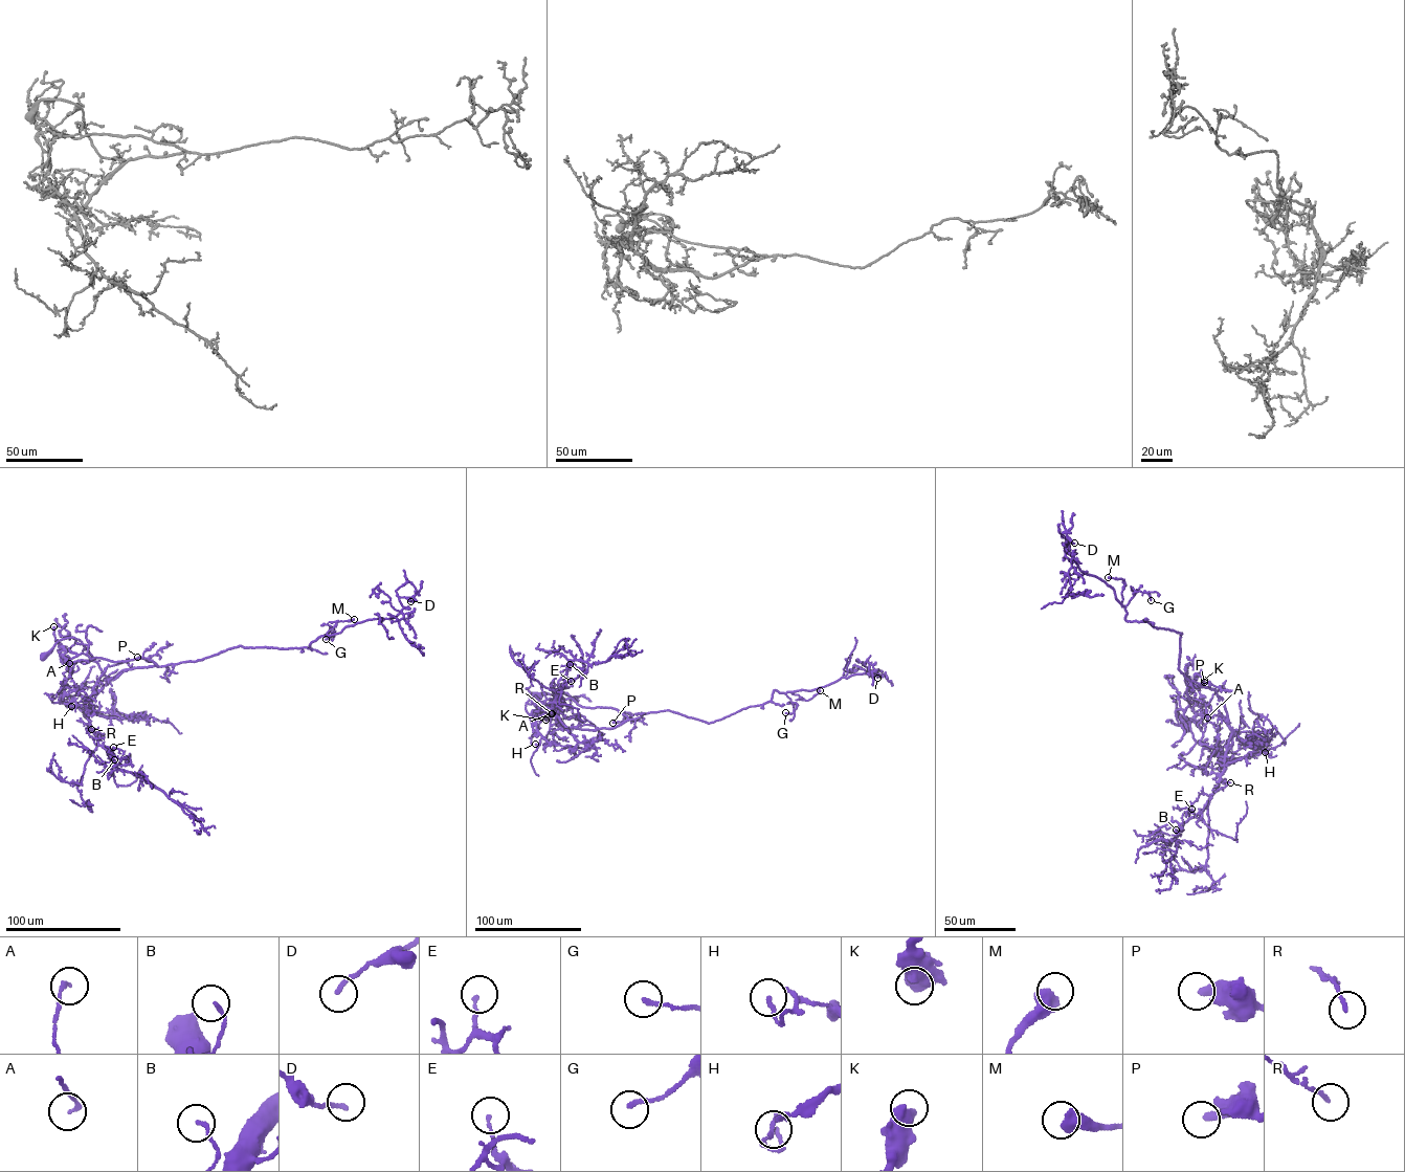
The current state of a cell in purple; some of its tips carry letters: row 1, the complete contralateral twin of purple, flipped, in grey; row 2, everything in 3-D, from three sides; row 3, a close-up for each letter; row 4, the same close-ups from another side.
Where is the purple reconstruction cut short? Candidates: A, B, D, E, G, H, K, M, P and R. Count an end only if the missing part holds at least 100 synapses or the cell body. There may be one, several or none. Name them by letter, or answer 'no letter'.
no letter

